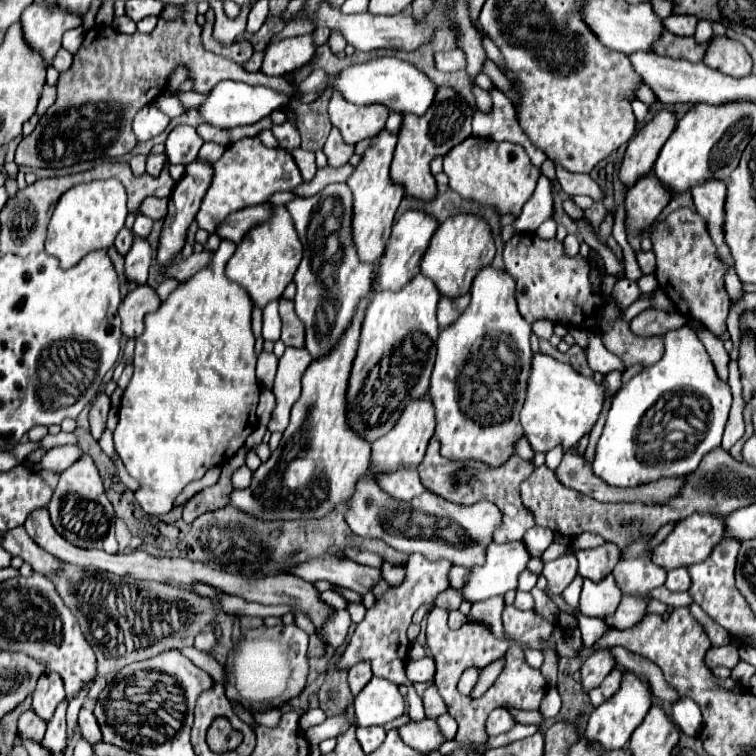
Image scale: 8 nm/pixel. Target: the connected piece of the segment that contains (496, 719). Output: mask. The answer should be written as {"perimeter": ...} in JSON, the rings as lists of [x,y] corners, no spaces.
{"perimeter":[[[496,708],[494,712],[490,712],[490,716],[486,718],[486,734],[488,736],[498,736],[502,732],[508,732],[514,726],[514,718],[508,714],[508,710],[504,708]]]}

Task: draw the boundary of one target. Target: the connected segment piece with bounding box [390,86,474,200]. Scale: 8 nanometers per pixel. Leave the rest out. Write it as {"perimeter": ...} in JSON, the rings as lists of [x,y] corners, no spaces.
{"perimeter":[[[438,88],[436,98],[424,116],[402,114],[402,126],[398,132],[398,146],[392,160],[390,176],[394,182],[404,186],[408,196],[422,200],[432,200],[436,196],[436,180],[430,174],[430,162],[436,156],[448,154],[456,144],[472,134],[472,114],[470,104],[452,88]]]}

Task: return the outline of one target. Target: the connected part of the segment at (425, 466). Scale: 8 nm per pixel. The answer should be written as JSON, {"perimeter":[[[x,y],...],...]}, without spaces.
{"perimeter":[[[436,438],[430,440],[428,452],[426,452],[424,460],[418,464],[418,474],[420,474],[424,488],[434,492],[436,496],[450,500],[454,504],[464,504],[464,506],[470,506],[480,500],[490,500],[500,508],[502,524],[494,532],[494,542],[522,540],[526,530],[530,530],[534,526],[534,518],[532,518],[532,514],[528,514],[528,510],[524,510],[524,506],[520,502],[520,492],[518,492],[520,482],[524,478],[528,478],[528,474],[532,474],[532,470],[534,470],[532,462],[526,462],[520,456],[512,456],[504,466],[500,466],[496,470],[484,470],[484,466],[480,466],[480,462],[448,462],[446,458],[440,458],[440,442]]]}

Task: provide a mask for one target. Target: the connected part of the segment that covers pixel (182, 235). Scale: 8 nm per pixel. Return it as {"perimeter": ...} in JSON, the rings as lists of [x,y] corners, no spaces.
{"perimeter":[[[194,160],[186,166],[186,172],[182,176],[182,180],[174,186],[174,192],[170,196],[170,204],[168,204],[168,216],[164,218],[164,230],[162,230],[162,236],[160,236],[160,246],[158,246],[158,262],[162,266],[166,266],[172,256],[176,256],[182,246],[184,246],[184,240],[186,240],[186,230],[188,226],[194,222],[194,216],[200,208],[200,202],[212,182],[212,176],[214,176],[214,170],[212,170],[212,164],[206,162],[206,160]]]}

